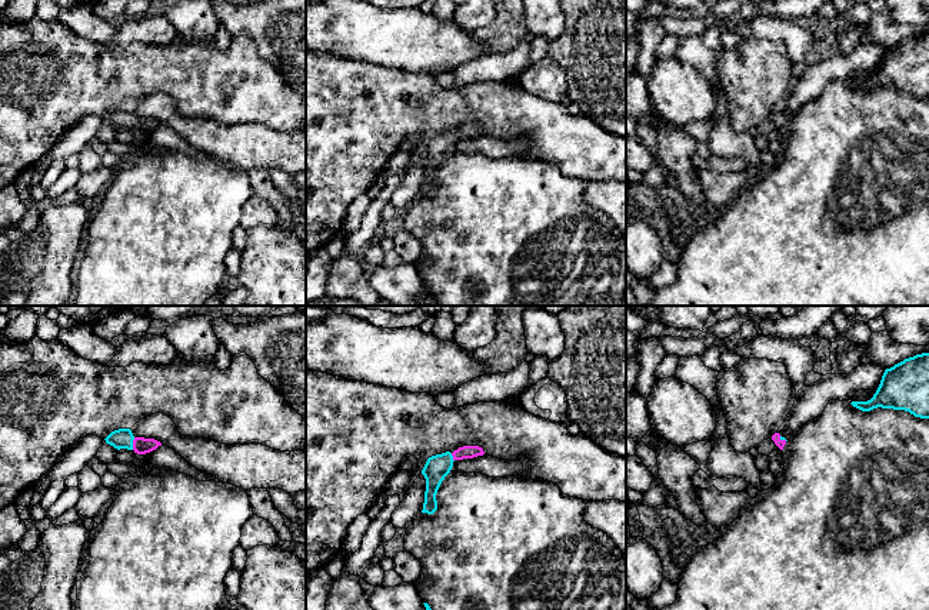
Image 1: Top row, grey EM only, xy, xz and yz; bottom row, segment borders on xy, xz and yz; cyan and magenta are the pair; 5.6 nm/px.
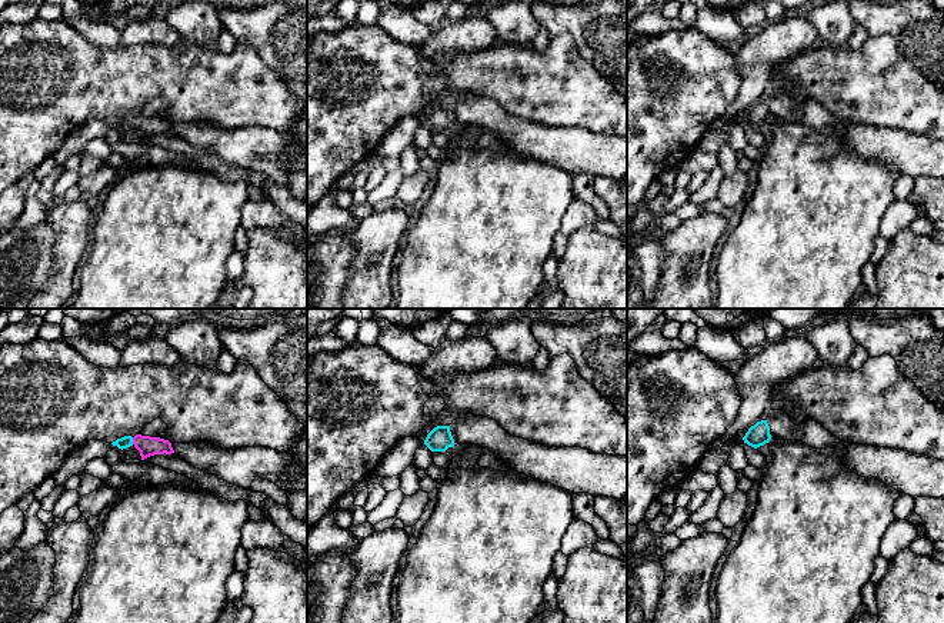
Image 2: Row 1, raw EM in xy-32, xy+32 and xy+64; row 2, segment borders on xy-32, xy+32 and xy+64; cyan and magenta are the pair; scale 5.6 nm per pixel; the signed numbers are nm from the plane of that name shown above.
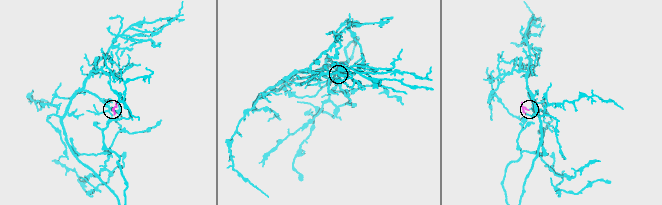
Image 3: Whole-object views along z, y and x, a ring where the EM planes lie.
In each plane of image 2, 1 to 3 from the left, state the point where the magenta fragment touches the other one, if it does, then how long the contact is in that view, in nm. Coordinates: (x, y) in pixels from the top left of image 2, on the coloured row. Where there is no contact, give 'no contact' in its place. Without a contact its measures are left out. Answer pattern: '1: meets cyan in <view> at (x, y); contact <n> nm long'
1: meets cyan in xy-32 at (132, 440); contact 40 nm long
2: no contact
3: no contact

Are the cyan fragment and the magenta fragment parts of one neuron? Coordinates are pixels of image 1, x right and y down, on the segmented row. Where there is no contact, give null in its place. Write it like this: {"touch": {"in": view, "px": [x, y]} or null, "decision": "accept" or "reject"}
{"touch": {"in": "xy", "px": [132, 443]}, "decision": "accept"}

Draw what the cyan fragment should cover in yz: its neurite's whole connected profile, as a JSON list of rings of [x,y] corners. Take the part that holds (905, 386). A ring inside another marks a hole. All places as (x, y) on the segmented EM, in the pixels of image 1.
[[[929,353],[916,354],[886,369],[872,399],[850,404],[862,411],[882,407],[929,419]]]

